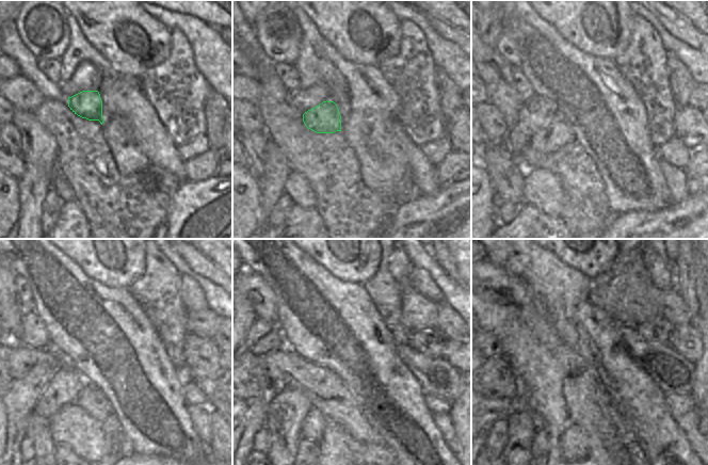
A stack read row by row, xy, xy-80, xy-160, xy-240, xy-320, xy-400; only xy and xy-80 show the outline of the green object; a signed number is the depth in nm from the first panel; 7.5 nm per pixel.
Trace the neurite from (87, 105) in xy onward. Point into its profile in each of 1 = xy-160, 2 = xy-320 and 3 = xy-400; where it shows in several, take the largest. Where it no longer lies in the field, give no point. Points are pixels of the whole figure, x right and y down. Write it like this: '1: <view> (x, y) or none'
1: xy-160 (557, 133)
2: xy-320 (288, 406)
3: xy-400 (523, 425)

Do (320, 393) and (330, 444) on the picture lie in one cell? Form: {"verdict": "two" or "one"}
{"verdict": "one"}

